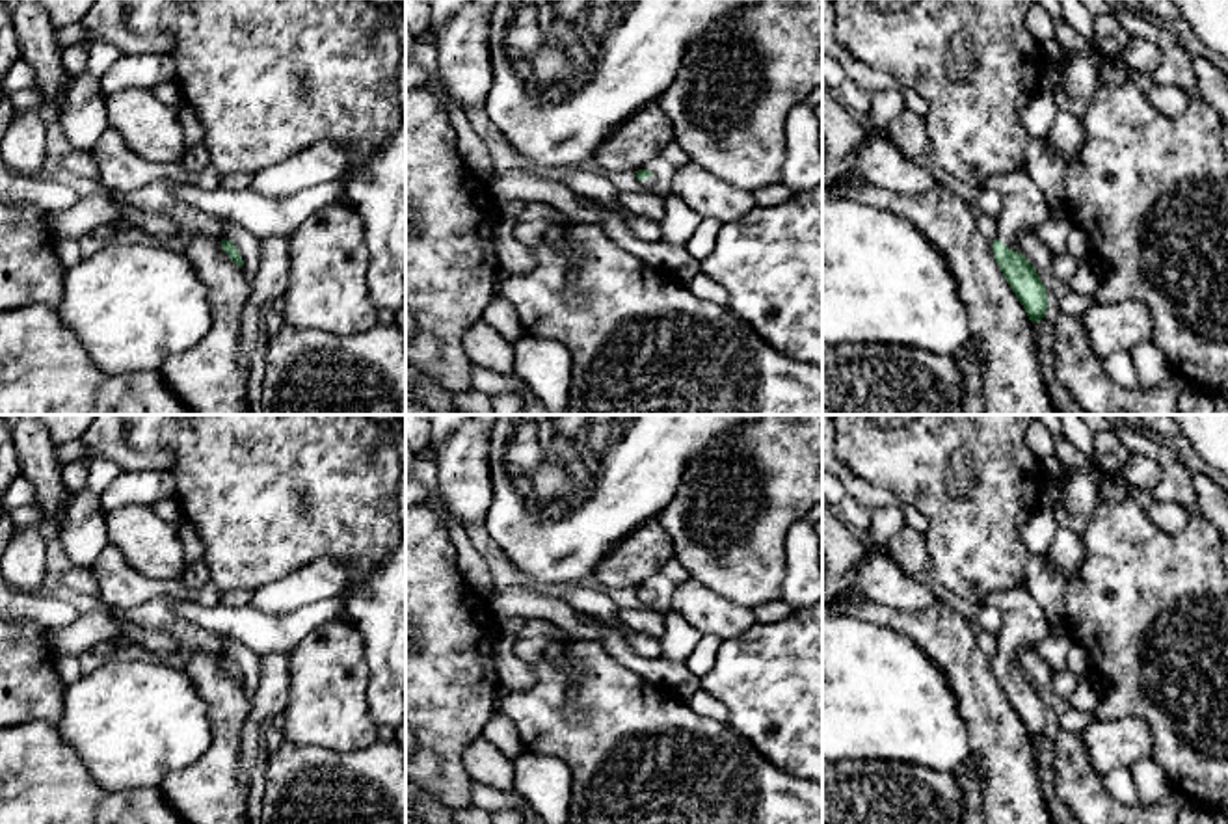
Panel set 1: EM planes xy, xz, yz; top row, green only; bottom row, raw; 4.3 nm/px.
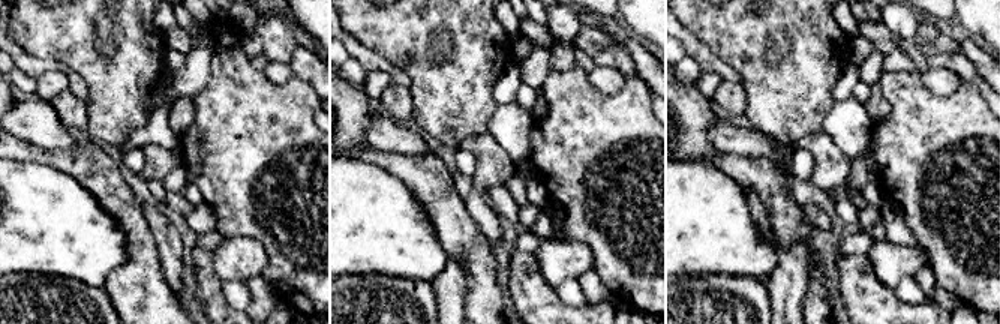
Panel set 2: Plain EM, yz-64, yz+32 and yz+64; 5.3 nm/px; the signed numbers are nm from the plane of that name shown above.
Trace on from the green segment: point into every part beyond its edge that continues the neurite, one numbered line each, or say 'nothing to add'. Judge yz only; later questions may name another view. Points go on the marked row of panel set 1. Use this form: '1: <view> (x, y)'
1: yz (1026, 209)

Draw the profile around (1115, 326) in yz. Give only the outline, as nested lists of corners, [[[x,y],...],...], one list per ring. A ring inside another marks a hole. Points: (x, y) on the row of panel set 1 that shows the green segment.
[[[1135,299],[1096,301],[1081,320],[1094,353],[1101,359],[1118,350],[1131,350],[1144,340],[1152,340],[1152,312],[1144,303]]]

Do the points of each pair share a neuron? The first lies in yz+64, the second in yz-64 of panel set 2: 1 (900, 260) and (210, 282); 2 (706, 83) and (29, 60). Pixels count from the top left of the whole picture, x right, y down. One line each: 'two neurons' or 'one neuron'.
1: two neurons
2: two neurons

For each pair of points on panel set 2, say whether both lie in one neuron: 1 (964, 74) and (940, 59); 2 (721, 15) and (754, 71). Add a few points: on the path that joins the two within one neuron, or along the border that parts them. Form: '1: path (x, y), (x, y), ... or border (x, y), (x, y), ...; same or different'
1: path (958, 68), (951, 60), (946, 60); same
2: path (735, 29), (754, 48), (754, 57); same

